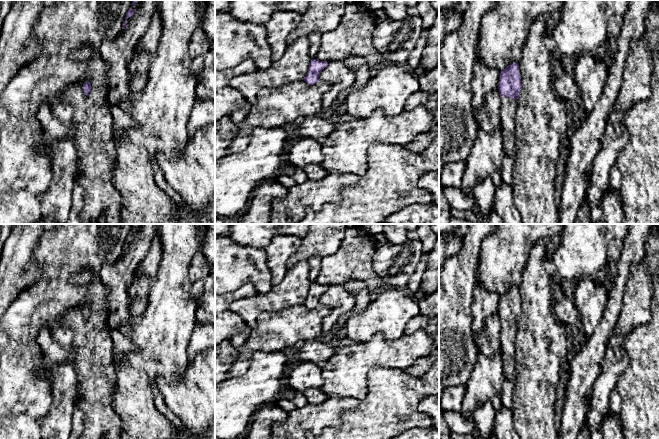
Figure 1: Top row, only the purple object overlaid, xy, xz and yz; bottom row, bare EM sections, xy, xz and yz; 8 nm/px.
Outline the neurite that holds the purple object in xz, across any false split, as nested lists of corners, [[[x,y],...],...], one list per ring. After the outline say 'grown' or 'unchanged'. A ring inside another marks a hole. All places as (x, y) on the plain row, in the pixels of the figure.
[[[312,283],[309,287],[309,294],[304,302],[308,309],[314,309],[319,305],[320,296],[328,289],[327,285]]] | unchanged

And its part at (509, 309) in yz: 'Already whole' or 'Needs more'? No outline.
Needs more

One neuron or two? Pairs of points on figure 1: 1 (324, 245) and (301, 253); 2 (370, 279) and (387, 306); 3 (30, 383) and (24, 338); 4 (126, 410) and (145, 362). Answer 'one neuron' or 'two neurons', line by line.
1: one neuron
2: two neurons
3: one neuron
4: one neuron

